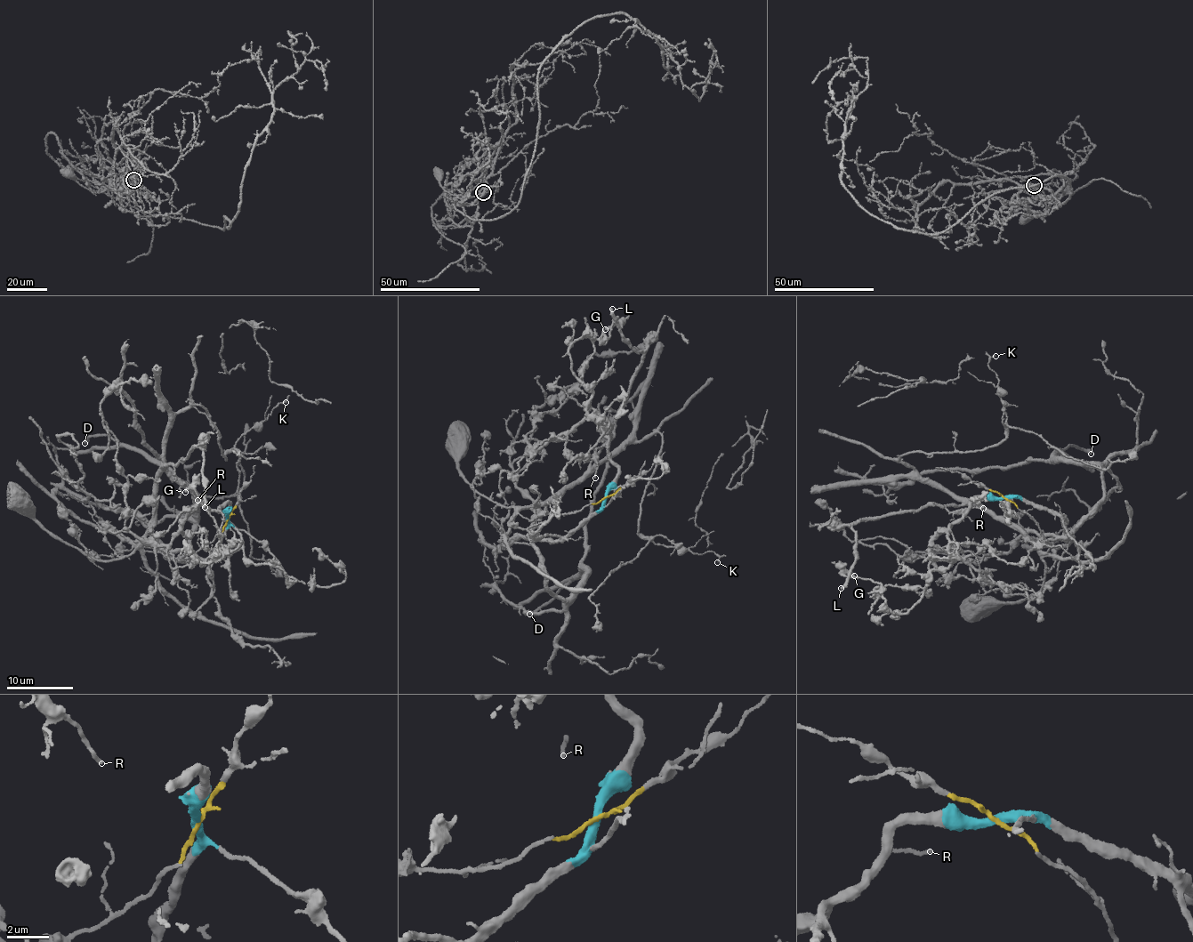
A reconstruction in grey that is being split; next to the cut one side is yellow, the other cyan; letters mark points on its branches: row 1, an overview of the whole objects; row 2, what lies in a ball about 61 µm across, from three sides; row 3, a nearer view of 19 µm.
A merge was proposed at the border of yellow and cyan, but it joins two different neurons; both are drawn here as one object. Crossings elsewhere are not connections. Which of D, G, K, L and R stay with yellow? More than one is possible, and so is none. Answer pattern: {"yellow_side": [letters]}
{"yellow_side": ["K", "L", "R"]}

